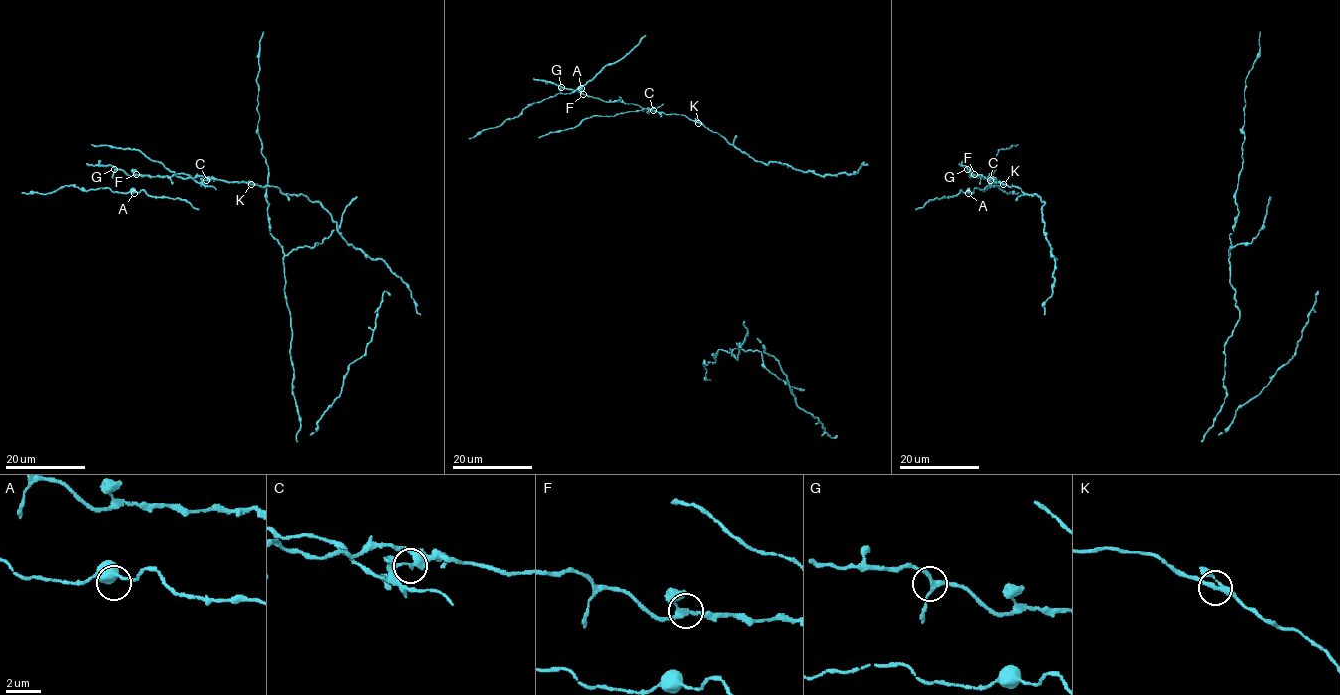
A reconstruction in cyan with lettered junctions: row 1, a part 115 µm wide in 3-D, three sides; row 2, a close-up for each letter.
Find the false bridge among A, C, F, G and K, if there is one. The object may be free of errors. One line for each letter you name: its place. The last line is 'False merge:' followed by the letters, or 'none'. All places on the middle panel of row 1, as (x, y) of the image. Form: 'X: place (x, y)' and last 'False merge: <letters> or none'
C: place (653, 110)
False merge: C

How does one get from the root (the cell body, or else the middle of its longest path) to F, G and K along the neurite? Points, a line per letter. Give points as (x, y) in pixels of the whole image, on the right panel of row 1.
F: (1051, 252), (1042, 218), (1044, 202), (1018, 187), (974, 174)
G: (1051, 252), (1042, 218), (1044, 202), (1037, 195), (995, 182), (990, 176), (971, 176), (967, 169)
K: (1051, 252), (1042, 218), (1044, 202), (1035, 194), (1025, 194), (1018, 187), (1003, 184)

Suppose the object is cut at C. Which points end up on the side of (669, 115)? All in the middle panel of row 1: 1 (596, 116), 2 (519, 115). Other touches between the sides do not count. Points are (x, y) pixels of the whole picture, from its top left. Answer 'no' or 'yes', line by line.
1: no
2: yes

